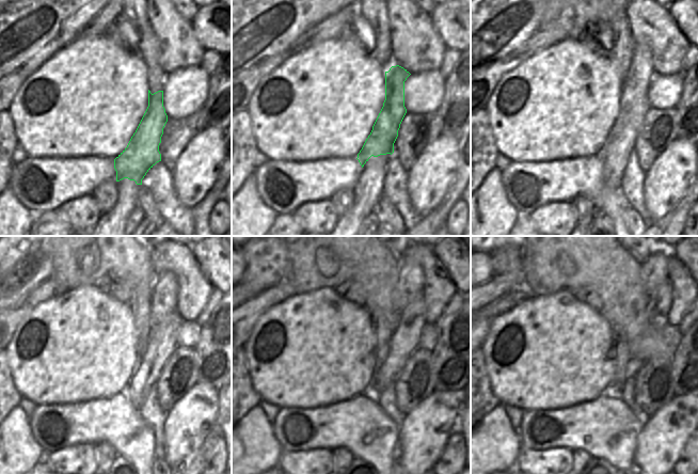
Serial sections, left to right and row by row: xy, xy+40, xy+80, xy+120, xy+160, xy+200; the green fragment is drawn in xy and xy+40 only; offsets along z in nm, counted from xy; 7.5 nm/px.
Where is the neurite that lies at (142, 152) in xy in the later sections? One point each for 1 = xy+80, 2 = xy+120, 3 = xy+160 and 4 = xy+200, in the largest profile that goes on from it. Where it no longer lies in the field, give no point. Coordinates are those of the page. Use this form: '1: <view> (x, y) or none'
1: xy+80 (637, 79)
2: xy+120 (165, 291)
3: xy+160 (410, 285)
4: xy+200 (654, 269)

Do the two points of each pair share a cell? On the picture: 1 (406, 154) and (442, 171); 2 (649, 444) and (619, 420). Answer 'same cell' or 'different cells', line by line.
1: different cells
2: different cells

